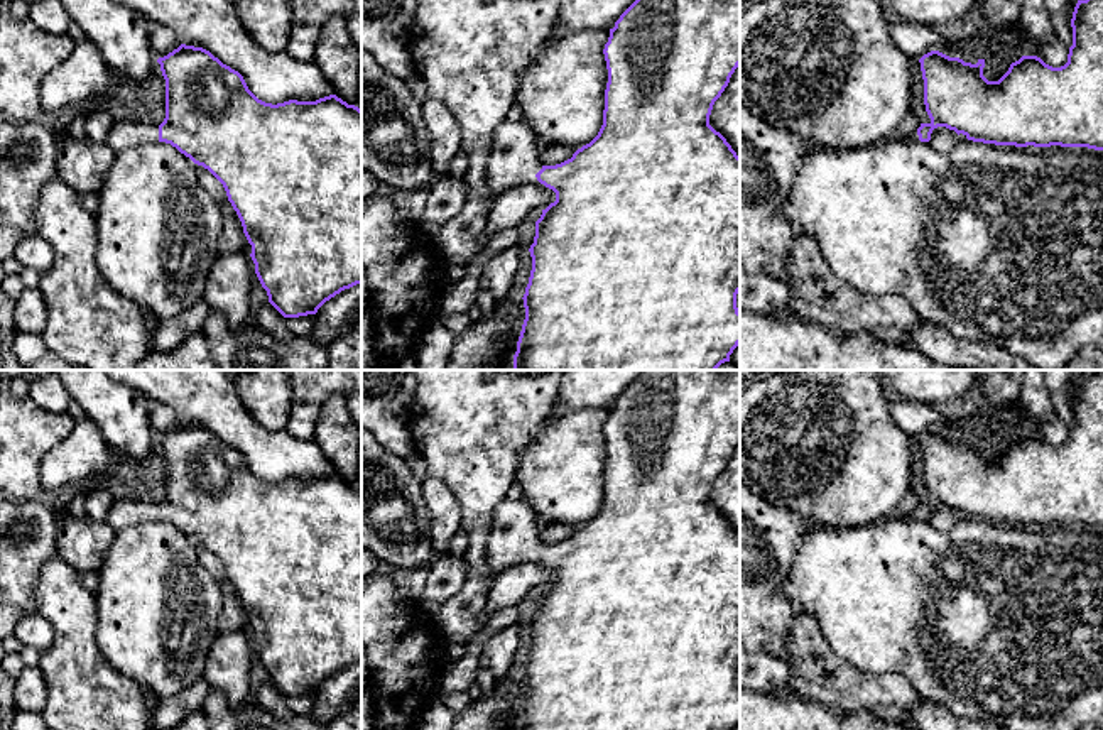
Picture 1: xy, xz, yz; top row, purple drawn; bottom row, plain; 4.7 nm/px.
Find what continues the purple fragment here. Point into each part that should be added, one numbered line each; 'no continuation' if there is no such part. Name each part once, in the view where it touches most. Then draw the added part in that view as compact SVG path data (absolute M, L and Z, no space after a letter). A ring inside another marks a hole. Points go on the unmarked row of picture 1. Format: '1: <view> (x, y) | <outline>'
1: xz (512, 539) | M503 498L495 512L486 542L492 580L507 566L539 561L539 520L525 500Z

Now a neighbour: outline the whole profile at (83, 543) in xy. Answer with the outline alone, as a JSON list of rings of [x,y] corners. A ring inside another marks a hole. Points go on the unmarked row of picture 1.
[[[68,512],[62,519],[56,517],[56,551],[76,569],[96,571],[115,532],[105,520],[79,519]]]

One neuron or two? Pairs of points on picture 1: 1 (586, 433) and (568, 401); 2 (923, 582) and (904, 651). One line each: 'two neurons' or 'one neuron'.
1: two neurons
2: one neuron

